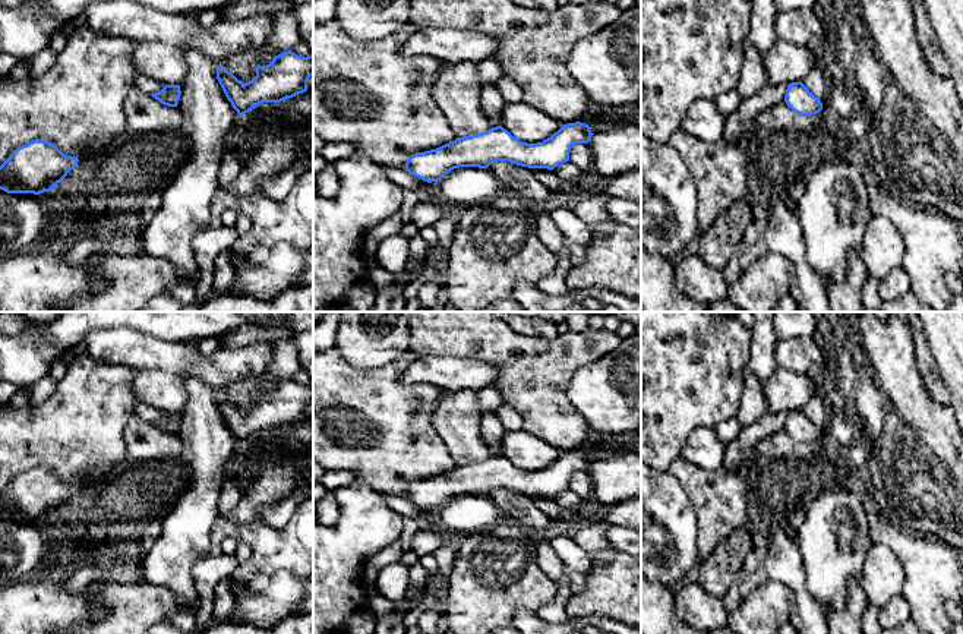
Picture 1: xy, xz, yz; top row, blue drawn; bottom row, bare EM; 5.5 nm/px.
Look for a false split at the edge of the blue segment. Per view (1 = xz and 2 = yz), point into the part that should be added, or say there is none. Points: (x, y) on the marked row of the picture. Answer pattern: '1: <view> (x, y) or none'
1: none
2: none

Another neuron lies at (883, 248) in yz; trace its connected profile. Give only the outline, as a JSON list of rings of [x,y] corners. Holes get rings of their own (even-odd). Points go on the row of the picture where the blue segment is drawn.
[[[872,217],[859,252],[868,272],[883,280],[890,271],[902,266],[904,243],[897,228],[884,217]]]

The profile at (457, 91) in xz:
[[[471,61],[446,63],[432,88],[433,101],[457,138],[487,132],[493,126],[482,108],[482,86]]]

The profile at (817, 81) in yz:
[[[815,66],[803,78],[802,83],[809,89],[809,92],[812,92],[823,102],[823,108],[827,107],[827,100],[831,89],[831,81],[820,66]]]

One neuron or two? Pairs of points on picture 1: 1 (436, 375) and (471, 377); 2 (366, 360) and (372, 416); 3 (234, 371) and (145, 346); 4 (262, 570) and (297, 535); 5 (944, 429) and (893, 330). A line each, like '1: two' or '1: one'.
1: one
2: two
3: one
4: one
5: one

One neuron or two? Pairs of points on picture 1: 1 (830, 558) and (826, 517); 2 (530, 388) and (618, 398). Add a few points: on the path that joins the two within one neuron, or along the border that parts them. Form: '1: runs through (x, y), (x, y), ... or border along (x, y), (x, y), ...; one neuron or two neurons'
1: runs through (830, 548), (830, 527); one neuron
2: border along (583, 365), (567, 388), (567, 398), (586, 422); two neurons

